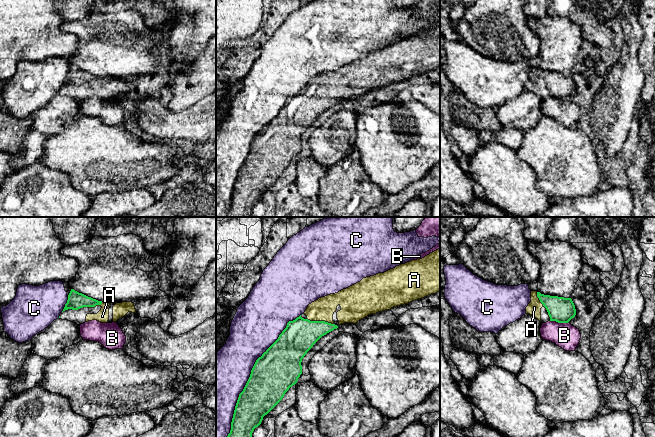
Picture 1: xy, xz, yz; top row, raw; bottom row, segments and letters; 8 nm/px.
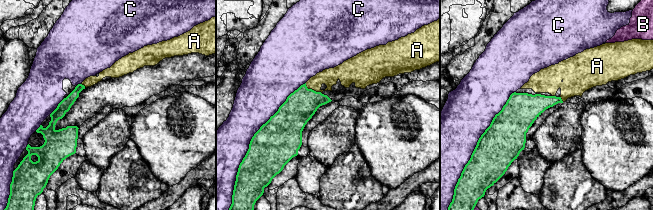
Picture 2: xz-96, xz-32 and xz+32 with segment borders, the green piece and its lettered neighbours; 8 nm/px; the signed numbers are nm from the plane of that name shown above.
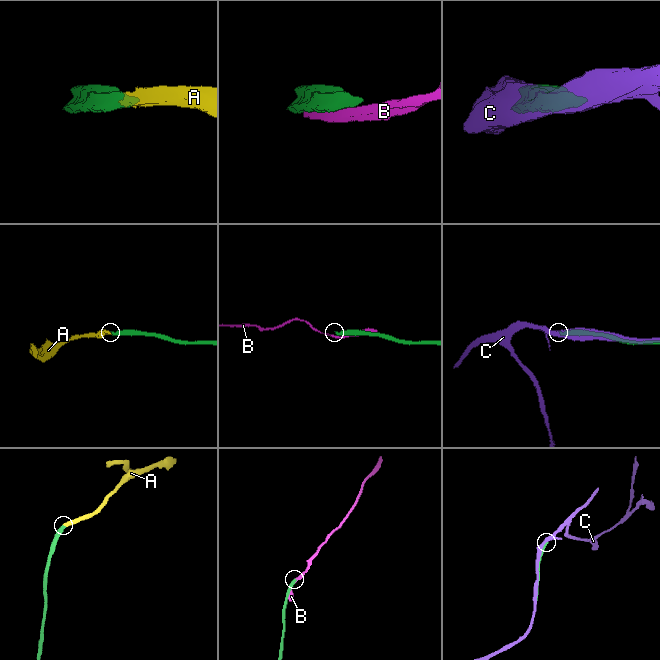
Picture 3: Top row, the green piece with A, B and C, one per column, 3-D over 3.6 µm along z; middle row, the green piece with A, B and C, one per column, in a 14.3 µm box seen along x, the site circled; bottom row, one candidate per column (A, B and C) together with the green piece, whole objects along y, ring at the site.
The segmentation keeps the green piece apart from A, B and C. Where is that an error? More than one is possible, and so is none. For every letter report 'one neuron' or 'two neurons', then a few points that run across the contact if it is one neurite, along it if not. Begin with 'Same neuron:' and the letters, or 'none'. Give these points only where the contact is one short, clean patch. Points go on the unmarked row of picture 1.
Same neuron: A
A: one neuron
B: two neurons
C: two neurons

